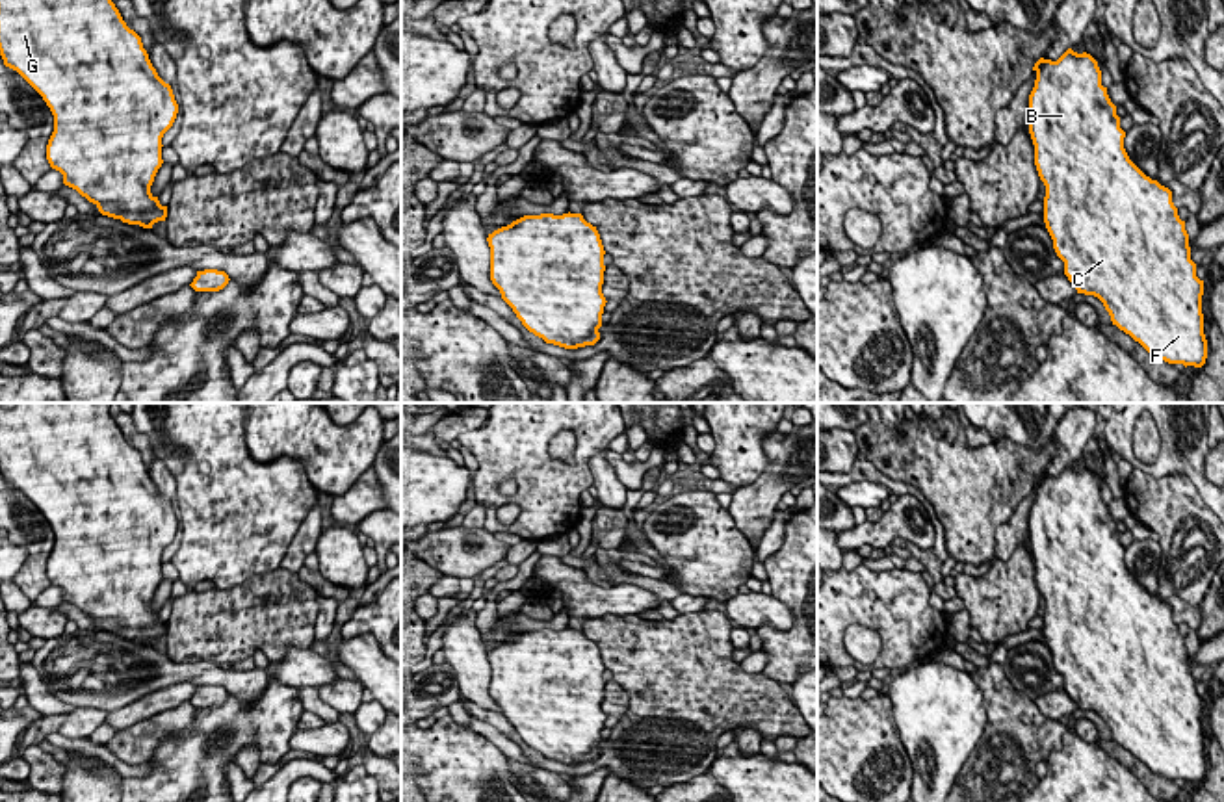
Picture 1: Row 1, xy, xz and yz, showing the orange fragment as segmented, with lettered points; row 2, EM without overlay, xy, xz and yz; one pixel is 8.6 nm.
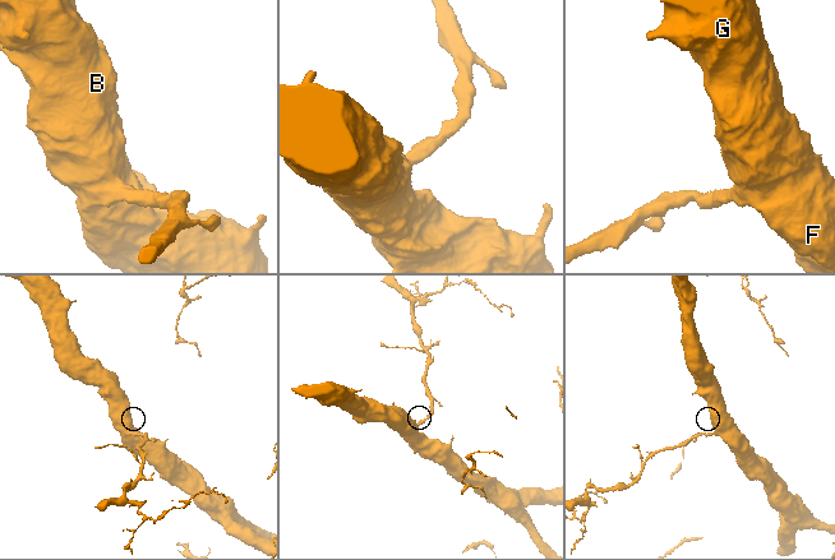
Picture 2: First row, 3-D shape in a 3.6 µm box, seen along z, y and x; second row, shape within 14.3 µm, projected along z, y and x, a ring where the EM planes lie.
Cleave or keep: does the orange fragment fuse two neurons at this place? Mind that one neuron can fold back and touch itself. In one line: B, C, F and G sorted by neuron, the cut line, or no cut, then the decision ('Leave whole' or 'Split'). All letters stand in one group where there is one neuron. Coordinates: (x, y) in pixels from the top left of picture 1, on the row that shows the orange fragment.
Groups: B C F G. No split. Leave whole

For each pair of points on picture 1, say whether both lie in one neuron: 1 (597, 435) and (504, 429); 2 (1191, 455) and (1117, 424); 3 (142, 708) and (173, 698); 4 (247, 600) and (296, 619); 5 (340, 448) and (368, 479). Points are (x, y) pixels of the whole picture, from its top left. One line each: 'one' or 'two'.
1: one
2: one
3: one
4: one
5: two

